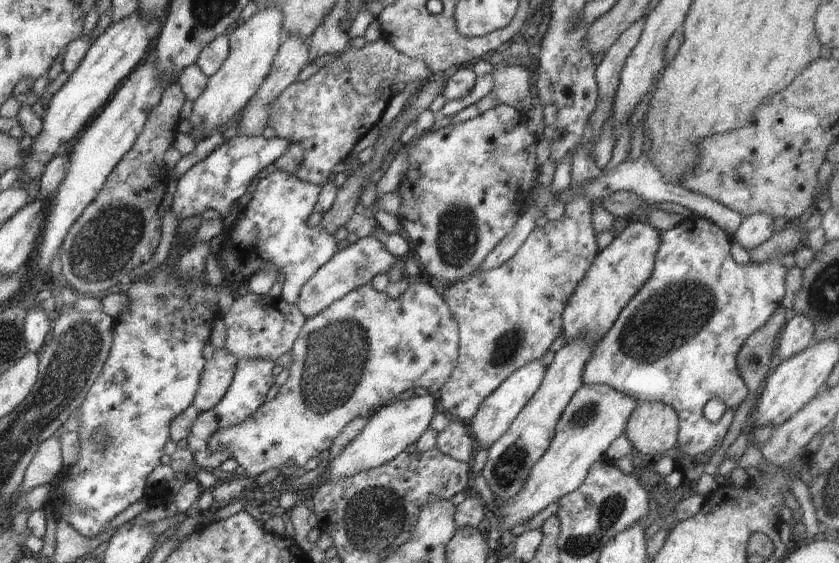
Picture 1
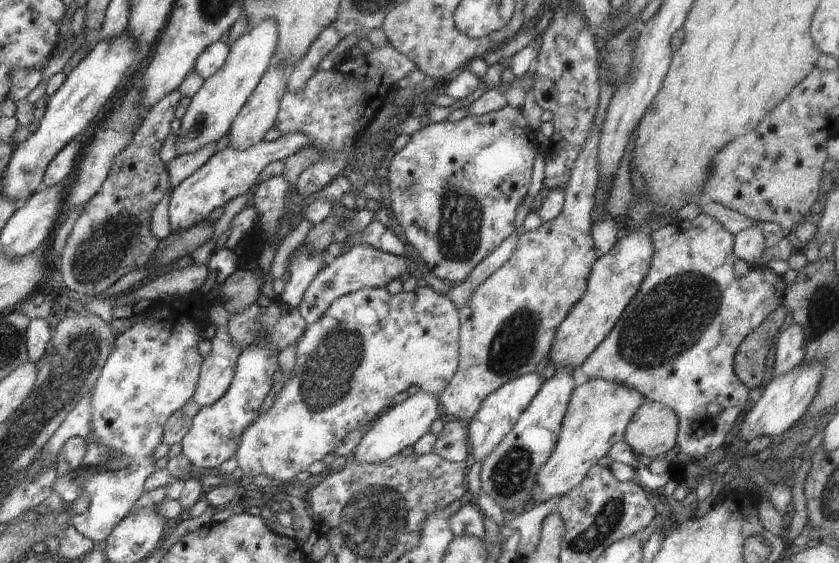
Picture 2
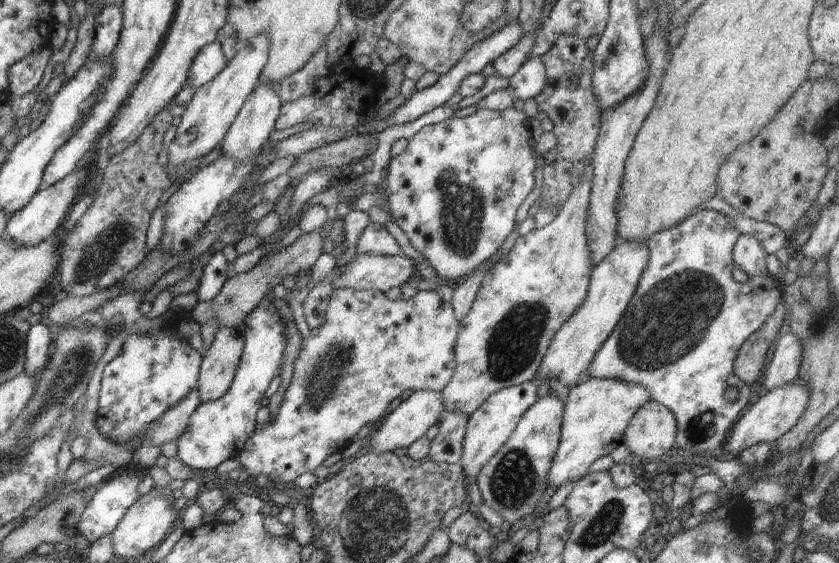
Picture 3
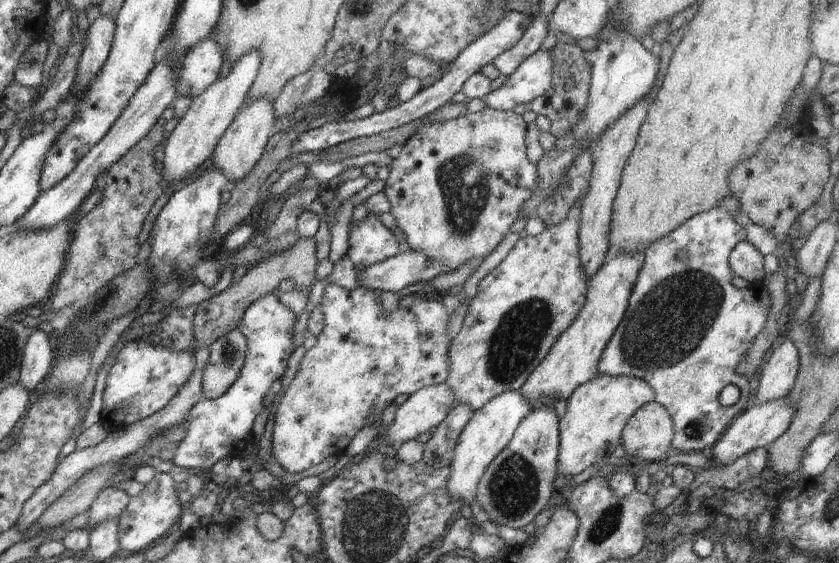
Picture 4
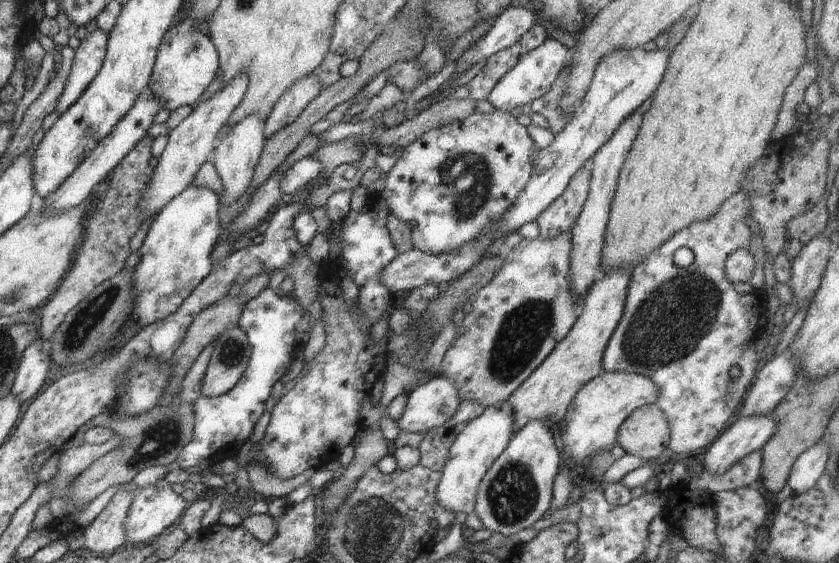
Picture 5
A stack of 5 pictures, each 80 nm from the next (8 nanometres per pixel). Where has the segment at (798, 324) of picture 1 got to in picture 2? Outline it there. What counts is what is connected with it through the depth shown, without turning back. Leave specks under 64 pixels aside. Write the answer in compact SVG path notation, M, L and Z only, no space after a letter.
M793 324L783 331L776 340L776 358L774 360L773 378L792 372L802 364L805 351L806 334L800 325Z

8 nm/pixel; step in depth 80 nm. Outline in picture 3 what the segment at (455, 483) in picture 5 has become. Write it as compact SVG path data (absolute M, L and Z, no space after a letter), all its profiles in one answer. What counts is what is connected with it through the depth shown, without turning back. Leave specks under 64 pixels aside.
M528 380L516 386L503 388L490 395L481 408L469 416L461 457L458 462L466 488L469 488L470 482L477 478L482 467L506 444L522 415L538 400L536 387L534 380Z

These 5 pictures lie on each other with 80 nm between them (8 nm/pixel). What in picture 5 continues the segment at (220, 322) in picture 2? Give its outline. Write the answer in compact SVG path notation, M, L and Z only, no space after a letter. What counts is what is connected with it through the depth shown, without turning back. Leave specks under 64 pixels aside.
M237 324L222 331L213 346L201 390L202 396L208 398L231 391L241 379L251 355L247 334Z

